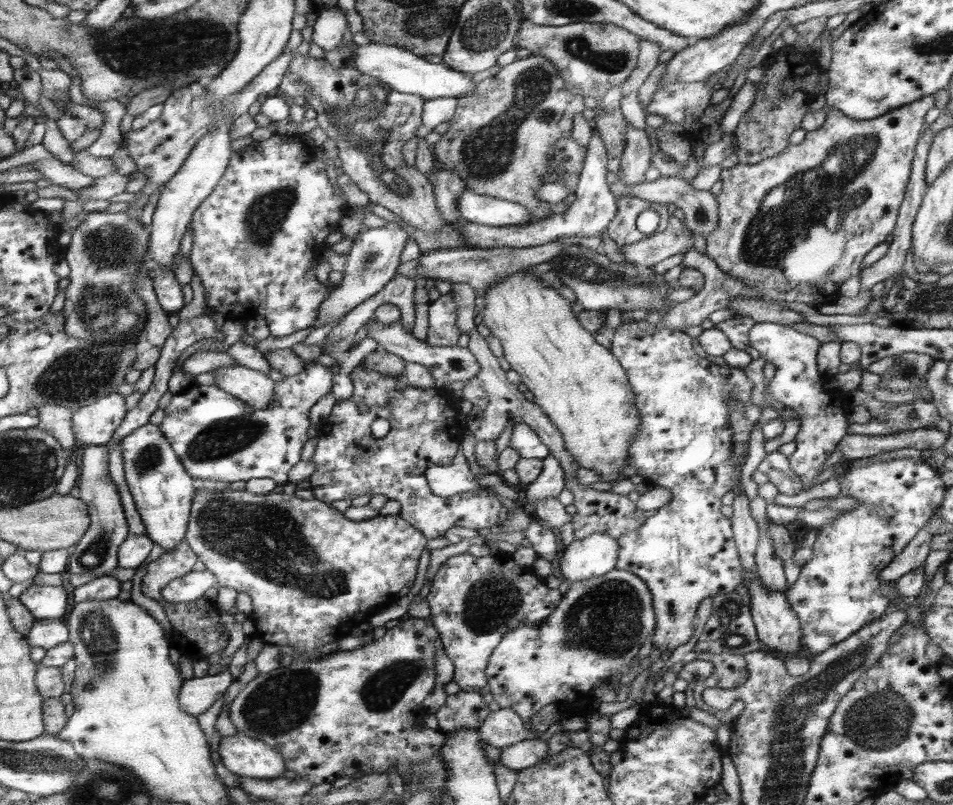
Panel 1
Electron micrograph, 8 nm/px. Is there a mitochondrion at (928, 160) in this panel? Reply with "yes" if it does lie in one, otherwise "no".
no

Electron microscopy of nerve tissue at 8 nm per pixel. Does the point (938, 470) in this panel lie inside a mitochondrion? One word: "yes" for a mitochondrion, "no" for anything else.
no

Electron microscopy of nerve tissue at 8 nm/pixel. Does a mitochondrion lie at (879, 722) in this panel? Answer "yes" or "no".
yes

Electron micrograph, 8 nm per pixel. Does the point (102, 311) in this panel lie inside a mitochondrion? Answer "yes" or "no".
yes

